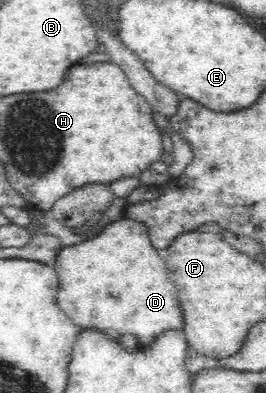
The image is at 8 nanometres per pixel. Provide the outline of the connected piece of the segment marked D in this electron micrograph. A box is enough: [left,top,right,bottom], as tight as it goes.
[53,217,184,349]

